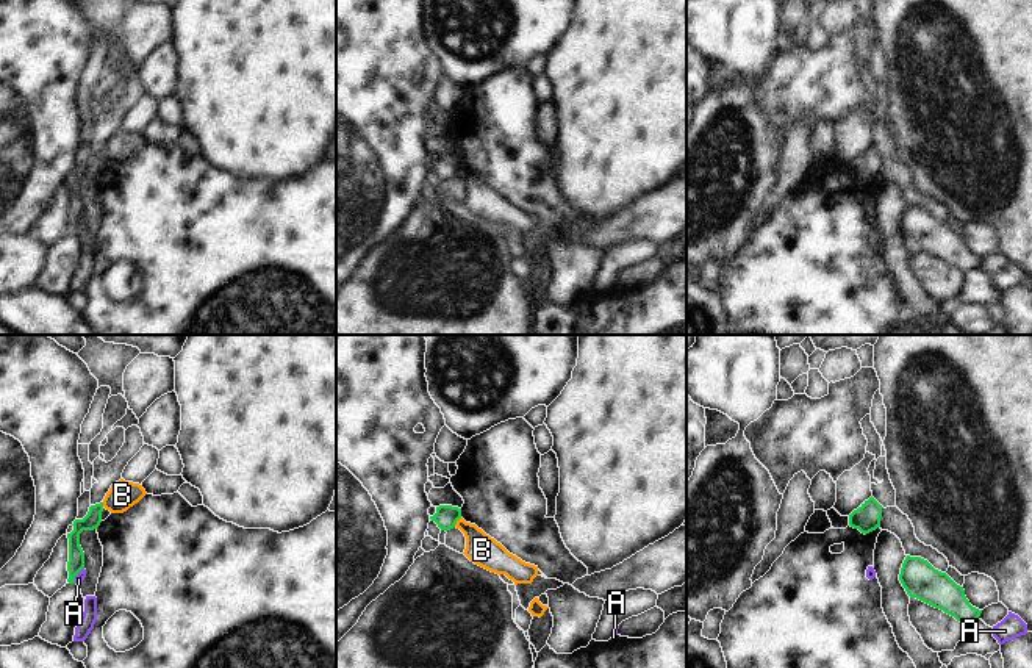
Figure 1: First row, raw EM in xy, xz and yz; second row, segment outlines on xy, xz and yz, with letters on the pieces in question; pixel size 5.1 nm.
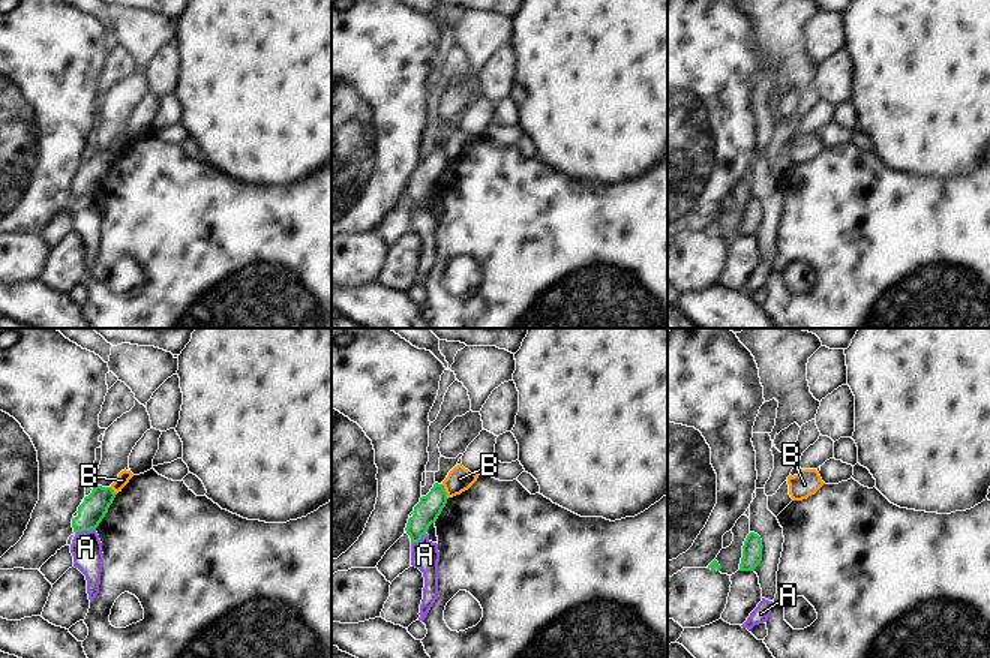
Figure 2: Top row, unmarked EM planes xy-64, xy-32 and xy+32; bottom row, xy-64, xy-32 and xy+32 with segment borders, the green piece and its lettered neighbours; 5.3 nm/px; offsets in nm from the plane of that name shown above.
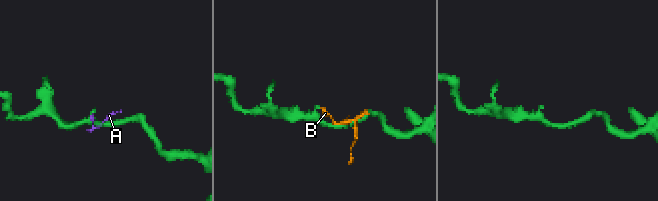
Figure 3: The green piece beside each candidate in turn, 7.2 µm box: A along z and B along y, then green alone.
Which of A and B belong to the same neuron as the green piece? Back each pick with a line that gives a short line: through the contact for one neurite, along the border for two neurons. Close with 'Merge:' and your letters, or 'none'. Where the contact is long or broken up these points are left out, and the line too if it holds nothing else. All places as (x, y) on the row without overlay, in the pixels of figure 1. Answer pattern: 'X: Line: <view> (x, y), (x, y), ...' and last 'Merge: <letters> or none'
Merge: none.

